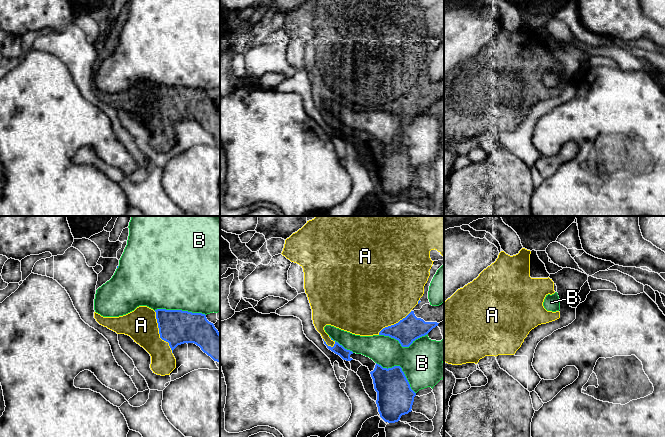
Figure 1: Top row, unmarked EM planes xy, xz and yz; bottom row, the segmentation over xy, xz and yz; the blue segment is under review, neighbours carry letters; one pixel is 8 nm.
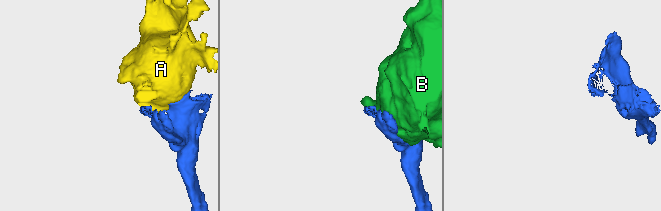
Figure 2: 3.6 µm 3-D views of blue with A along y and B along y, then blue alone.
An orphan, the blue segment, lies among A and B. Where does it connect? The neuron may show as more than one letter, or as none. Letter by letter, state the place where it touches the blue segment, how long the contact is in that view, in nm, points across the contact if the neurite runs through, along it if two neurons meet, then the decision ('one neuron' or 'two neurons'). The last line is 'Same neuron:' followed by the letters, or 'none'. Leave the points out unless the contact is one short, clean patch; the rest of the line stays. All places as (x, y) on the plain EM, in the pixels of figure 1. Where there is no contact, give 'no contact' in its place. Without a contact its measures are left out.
A: xy (159, 109) | 380 nm | one neuron
B: xz (402, 122) | 400 nm | two neurons
Same neuron: A

